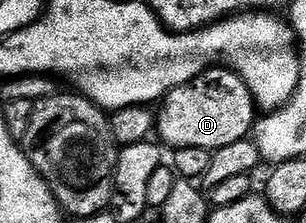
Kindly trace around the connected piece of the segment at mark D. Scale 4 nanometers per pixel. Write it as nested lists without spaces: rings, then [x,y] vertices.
[[[209,68],[191,82],[170,90],[167,97],[162,99],[159,108],[158,137],[175,150],[205,148],[214,152],[225,148],[225,144],[237,144],[237,140],[252,133],[257,121],[255,97],[249,92],[245,80],[241,80],[239,74],[226,68]]]

